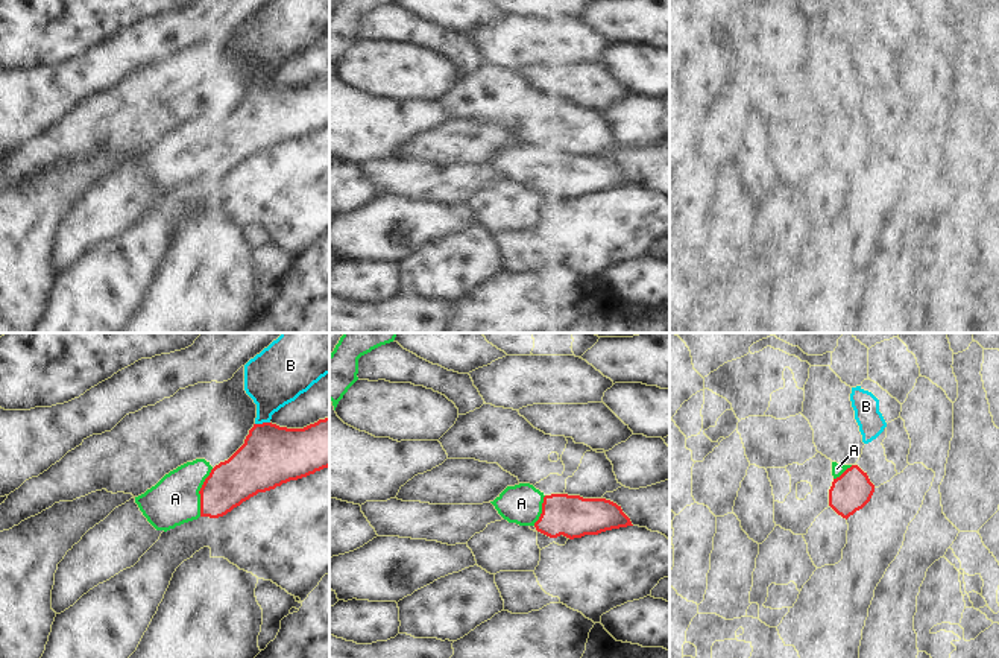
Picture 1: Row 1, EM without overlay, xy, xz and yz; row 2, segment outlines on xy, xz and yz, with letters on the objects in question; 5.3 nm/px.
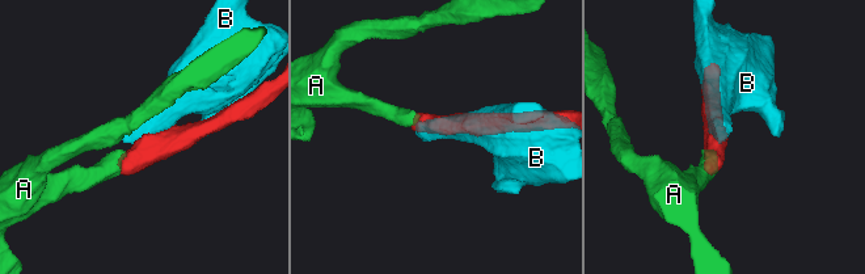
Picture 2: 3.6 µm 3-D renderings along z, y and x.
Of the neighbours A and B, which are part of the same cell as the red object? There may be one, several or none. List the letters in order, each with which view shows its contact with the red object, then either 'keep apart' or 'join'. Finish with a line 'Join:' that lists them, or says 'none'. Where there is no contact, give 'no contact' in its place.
A: xy | join
B: xy | keep apart
Join: A

